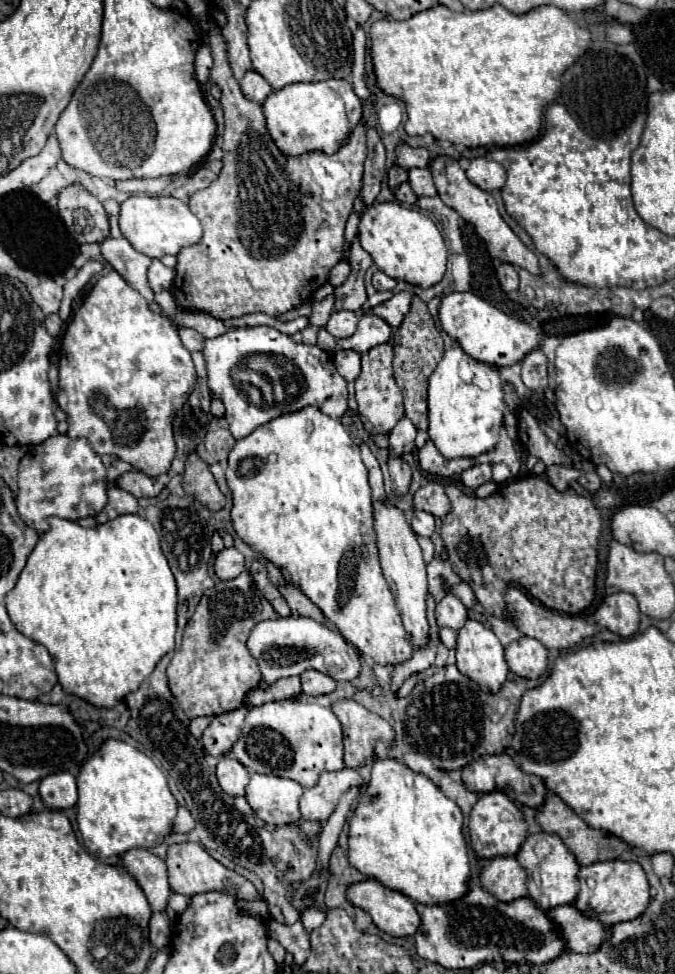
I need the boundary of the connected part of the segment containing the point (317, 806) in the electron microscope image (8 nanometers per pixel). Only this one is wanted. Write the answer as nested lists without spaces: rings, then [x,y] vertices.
[[[343,768],[339,772],[323,772],[317,786],[303,790],[299,800],[303,820],[325,822],[337,806],[339,796],[351,786],[365,786],[365,778],[359,770]]]

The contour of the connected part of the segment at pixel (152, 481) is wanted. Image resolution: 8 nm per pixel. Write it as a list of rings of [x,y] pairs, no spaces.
[[[125,472],[117,478],[117,486],[129,494],[133,494],[135,498],[143,498],[143,496],[157,496],[167,484],[169,484],[169,474],[161,474],[161,476],[147,476],[143,472]]]

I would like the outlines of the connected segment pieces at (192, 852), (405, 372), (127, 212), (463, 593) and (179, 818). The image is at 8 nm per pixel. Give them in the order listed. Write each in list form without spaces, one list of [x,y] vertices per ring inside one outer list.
[[[183,842],[183,844],[171,844],[167,848],[167,874],[169,874],[169,884],[171,890],[177,894],[185,894],[185,896],[193,896],[199,892],[211,892],[211,890],[219,890],[219,892],[231,892],[237,898],[247,898],[247,900],[257,900],[261,898],[257,894],[257,890],[253,888],[253,884],[249,880],[245,880],[241,874],[221,866],[217,860],[213,860],[199,844],[193,842]]]
[[[415,296],[407,320],[403,320],[393,336],[393,350],[393,370],[397,386],[403,390],[405,416],[415,424],[417,430],[427,430],[427,380],[443,356],[443,338],[433,316],[427,310],[427,304],[419,296]]]
[[[129,196],[121,204],[119,228],[123,236],[131,242],[131,246],[149,258],[177,254],[181,248],[199,244],[203,238],[199,218],[189,210],[183,200],[177,200],[173,196]]]
[[[457,584],[451,588],[451,592],[455,592],[455,596],[459,596],[459,600],[467,606],[467,608],[473,608],[477,604],[477,598],[475,598],[475,592],[469,584]]]
[[[181,806],[179,812],[177,812],[177,816],[175,816],[175,820],[173,820],[173,832],[183,832],[185,834],[185,832],[191,832],[193,826],[195,826],[195,820],[187,812],[187,808]]]

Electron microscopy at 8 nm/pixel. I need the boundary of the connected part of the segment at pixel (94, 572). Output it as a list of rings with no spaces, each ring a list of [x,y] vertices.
[[[119,514],[117,518],[113,518],[105,524],[97,524],[93,528],[83,528],[83,526],[79,526],[71,520],[63,520],[63,518],[51,518],[49,524],[51,524],[49,532],[45,532],[39,538],[39,542],[33,548],[33,552],[27,560],[27,566],[23,568],[15,588],[7,594],[7,614],[19,632],[23,632],[27,638],[43,644],[49,650],[55,670],[57,670],[57,676],[59,676],[59,684],[63,686],[65,692],[75,694],[97,708],[113,708],[127,692],[133,692],[135,688],[139,688],[139,684],[153,672],[155,664],[175,646],[175,630],[177,630],[175,576],[167,564],[167,558],[163,556],[161,542],[159,542],[159,536],[157,536],[153,524],[137,514]]]

